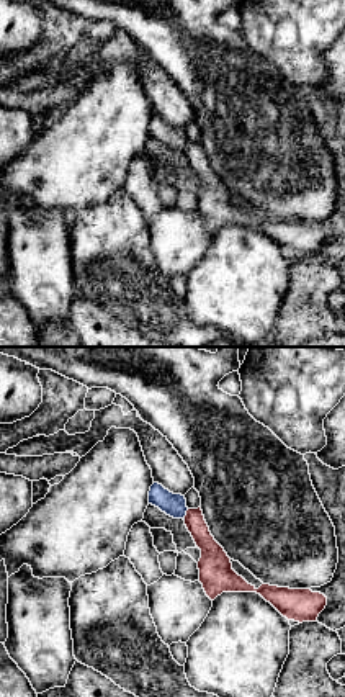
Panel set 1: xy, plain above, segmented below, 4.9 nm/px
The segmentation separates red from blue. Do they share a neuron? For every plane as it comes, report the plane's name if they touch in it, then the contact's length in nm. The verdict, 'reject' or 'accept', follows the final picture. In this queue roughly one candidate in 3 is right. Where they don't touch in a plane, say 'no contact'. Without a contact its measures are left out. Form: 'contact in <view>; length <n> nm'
contact in xy; length 60 nm

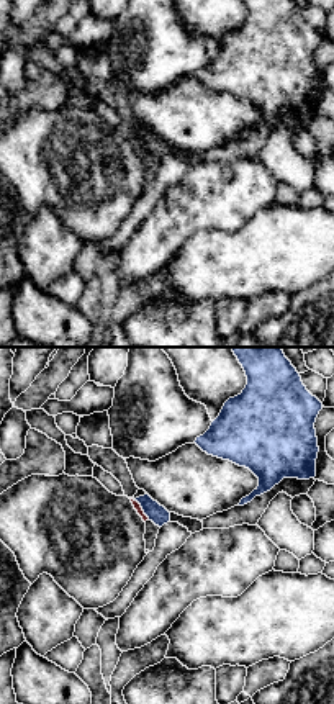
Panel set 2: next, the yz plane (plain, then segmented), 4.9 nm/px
contact in yz; length 130 nm

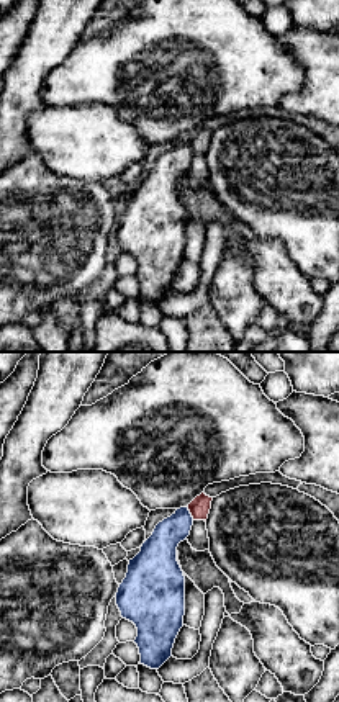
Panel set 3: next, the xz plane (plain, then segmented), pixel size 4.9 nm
contact in xz; length 80 nm

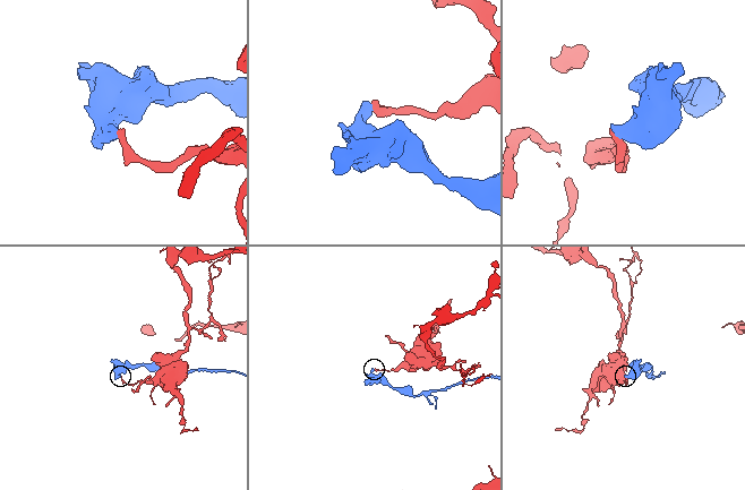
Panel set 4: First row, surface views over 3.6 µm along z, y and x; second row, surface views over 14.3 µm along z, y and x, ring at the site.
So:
reject

